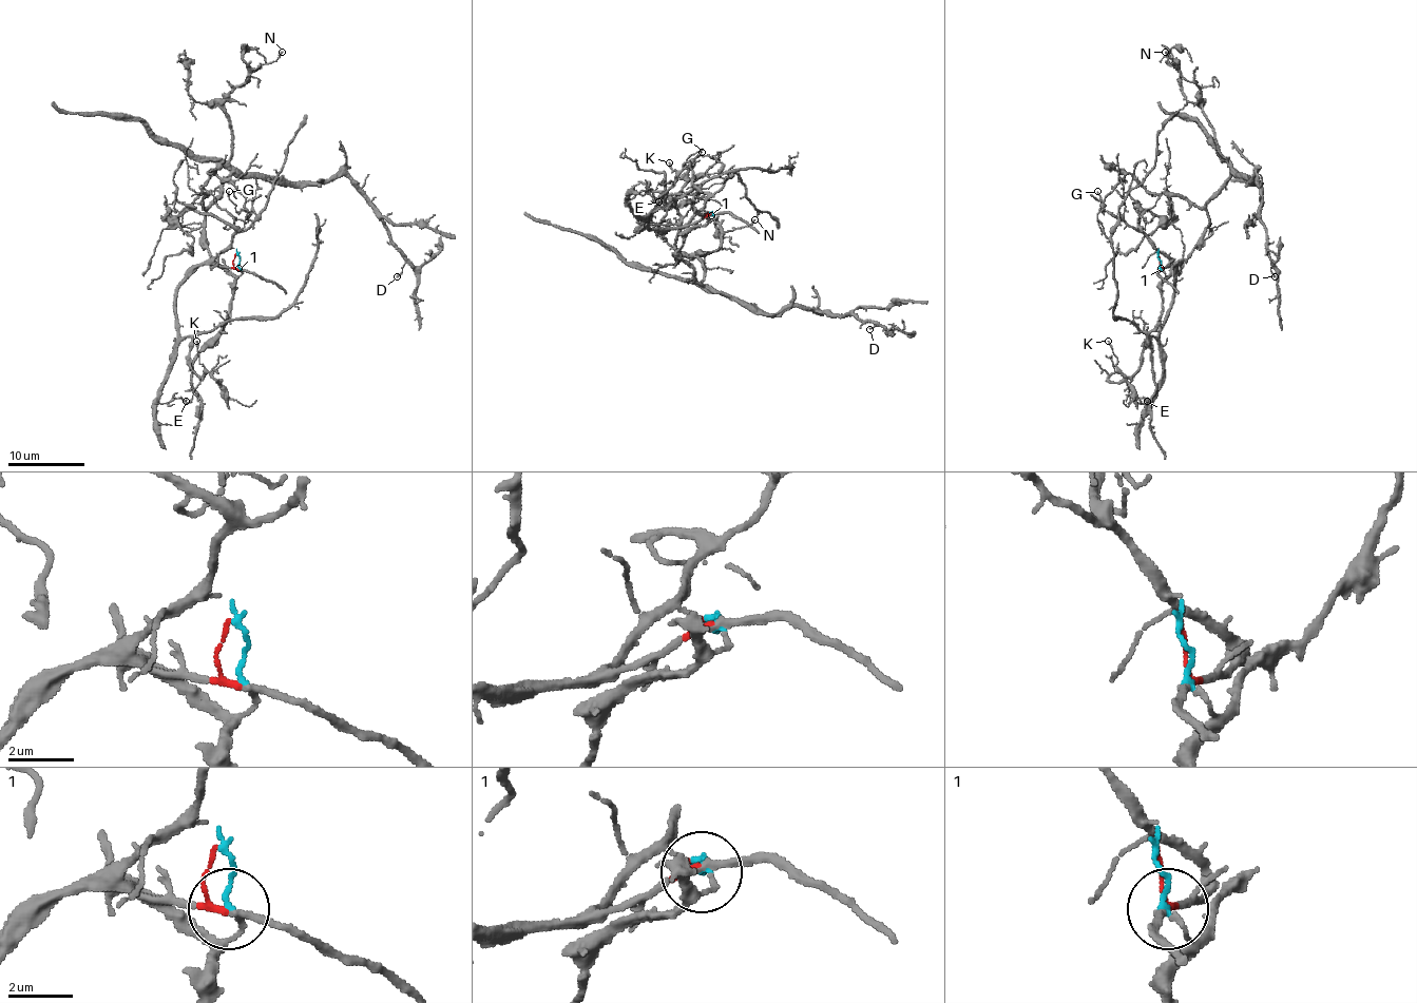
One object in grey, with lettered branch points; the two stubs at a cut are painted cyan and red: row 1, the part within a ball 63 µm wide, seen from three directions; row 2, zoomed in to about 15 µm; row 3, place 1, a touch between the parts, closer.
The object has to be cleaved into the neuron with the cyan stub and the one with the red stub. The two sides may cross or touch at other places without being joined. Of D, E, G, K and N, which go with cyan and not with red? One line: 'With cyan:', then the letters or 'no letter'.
With cyan: D, N

